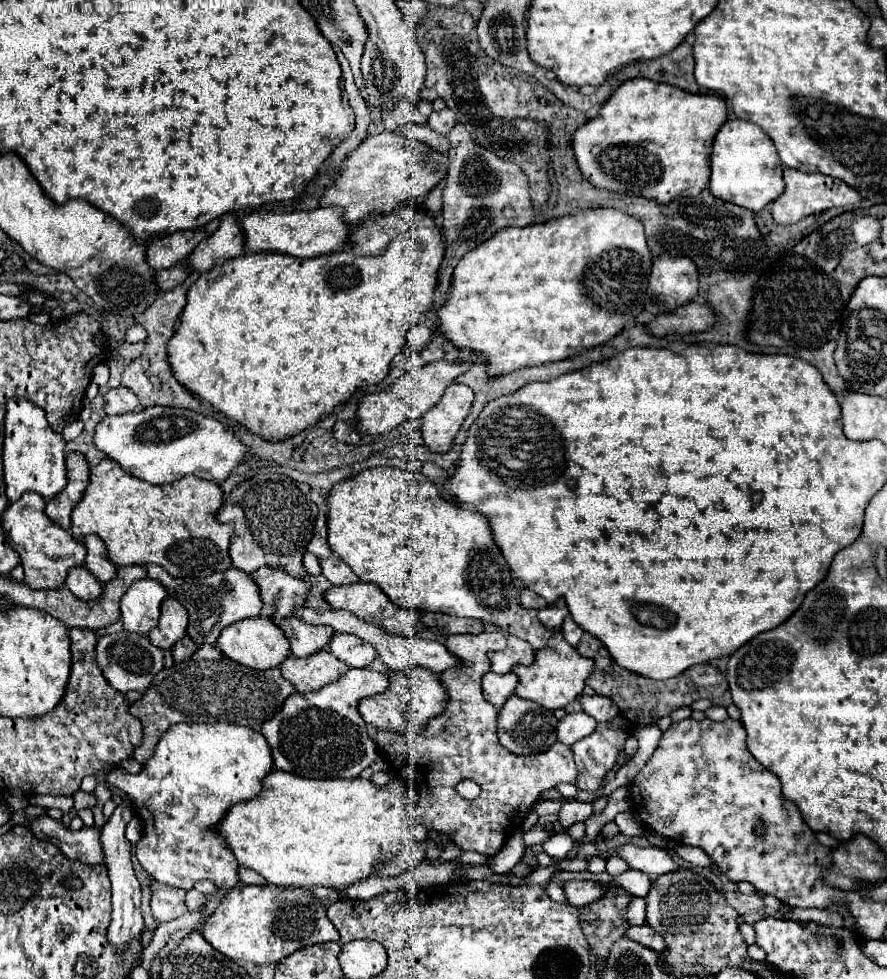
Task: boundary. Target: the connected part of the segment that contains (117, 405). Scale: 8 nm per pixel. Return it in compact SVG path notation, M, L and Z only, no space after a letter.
M125 386L109 390L105 396L105 412L107 414L127 414L139 408L139 398Z

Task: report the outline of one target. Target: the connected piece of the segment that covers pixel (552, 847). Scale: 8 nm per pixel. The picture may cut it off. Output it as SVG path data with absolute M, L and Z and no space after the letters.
M559 832L553 838L549 838L547 842L543 842L543 850L553 856L553 858L565 858L569 854L569 850L573 848L573 838L567 832Z

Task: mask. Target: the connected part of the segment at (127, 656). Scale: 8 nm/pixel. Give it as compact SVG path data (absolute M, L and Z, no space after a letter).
M117 632L101 636L95 644L95 662L101 668L105 680L119 692L139 690L143 692L153 676L163 668L163 652L149 642L149 638L133 632Z

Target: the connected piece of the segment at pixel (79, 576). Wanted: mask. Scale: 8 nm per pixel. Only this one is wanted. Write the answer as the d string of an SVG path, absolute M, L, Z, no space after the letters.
M73 566L67 574L65 586L81 600L95 600L103 592L103 584L85 566Z

